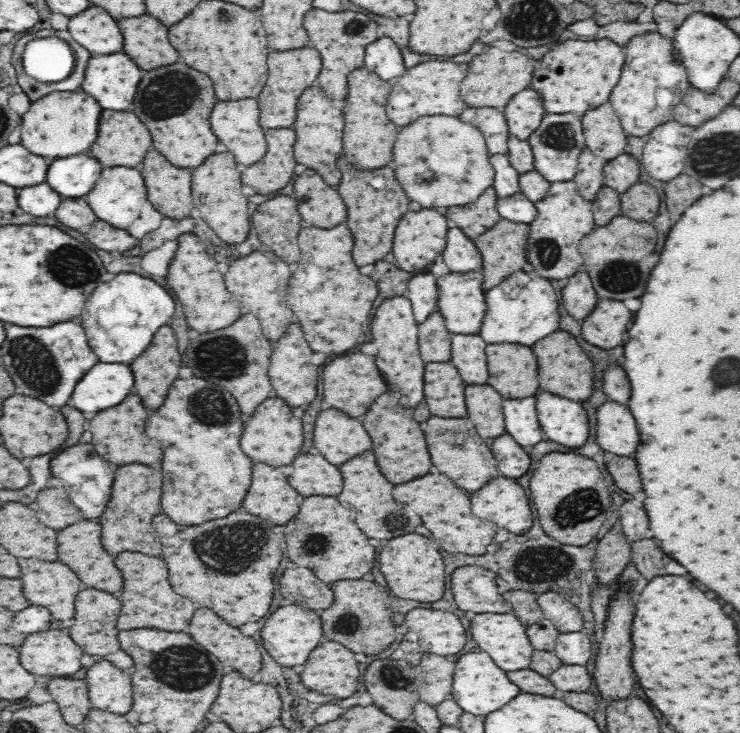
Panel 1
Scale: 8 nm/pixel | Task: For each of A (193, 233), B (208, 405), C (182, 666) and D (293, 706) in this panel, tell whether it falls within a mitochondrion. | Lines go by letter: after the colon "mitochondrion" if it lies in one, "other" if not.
A: other
B: mitochondrion
C: mitochondrion
D: other

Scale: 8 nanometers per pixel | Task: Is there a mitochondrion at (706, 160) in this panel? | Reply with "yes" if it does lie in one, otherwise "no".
yes

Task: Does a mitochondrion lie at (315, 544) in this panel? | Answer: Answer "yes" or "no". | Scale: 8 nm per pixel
yes

